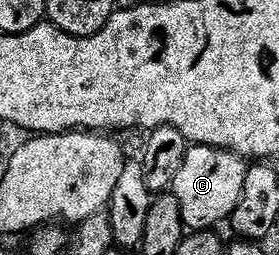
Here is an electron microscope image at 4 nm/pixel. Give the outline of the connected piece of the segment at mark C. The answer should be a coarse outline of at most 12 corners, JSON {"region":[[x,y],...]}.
{"region":[[192,145],[171,189],[186,229],[224,225],[246,157]]}

